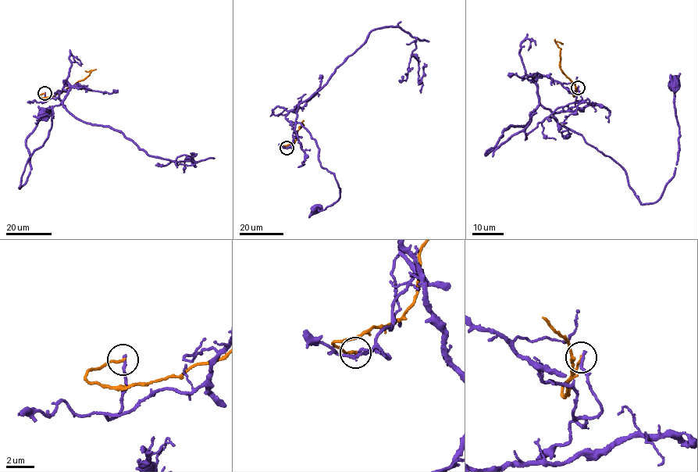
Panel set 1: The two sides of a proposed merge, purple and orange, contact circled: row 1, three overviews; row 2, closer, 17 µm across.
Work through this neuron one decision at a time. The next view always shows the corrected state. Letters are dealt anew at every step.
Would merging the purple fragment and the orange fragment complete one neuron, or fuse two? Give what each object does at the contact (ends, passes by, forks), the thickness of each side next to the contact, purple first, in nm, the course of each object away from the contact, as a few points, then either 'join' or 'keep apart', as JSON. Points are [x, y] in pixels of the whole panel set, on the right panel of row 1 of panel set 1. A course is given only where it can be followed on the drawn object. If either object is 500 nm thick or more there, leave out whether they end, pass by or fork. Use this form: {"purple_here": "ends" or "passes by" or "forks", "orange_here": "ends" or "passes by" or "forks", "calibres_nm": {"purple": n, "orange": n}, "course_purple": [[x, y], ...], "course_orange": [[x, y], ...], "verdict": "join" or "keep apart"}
{"purple_here": "ends", "orange_here": "ends", "calibres_nm": {"purple": 240, "orange": 180}, "course_purple": [[578, 87], [580, 101], [558, 82], [533, 78], [544, 108], [621, 166], [647, 204], [676, 165], [674, 84]], "course_orange": [[578, 87], [574, 96], [573, 83], [563, 73], [560, 65], [560, 48], [556, 42], [562, 44]], "verdict": "keep apart"}

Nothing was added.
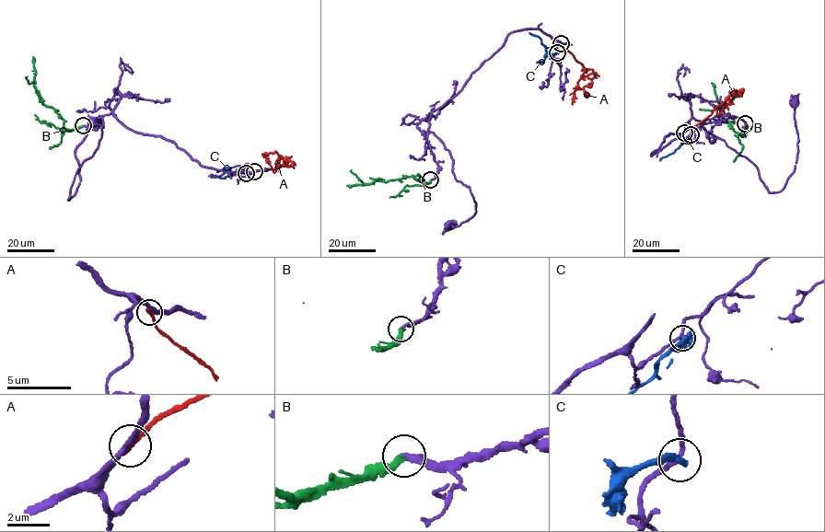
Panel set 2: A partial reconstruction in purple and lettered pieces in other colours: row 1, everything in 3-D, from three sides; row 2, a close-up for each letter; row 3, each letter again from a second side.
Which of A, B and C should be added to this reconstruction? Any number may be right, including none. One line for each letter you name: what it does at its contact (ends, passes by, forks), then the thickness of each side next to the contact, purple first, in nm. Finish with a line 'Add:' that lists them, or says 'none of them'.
B: it ends | 280/300 nm
Add: B

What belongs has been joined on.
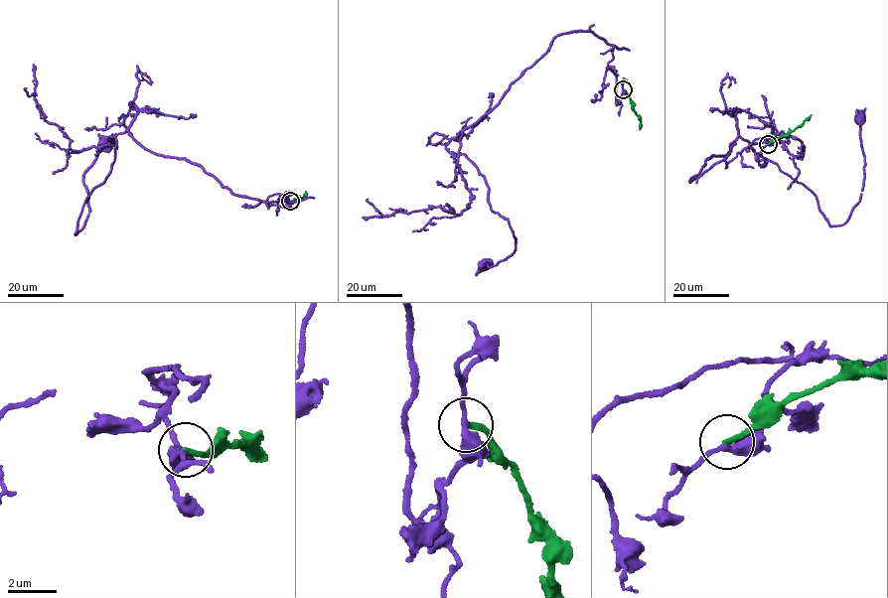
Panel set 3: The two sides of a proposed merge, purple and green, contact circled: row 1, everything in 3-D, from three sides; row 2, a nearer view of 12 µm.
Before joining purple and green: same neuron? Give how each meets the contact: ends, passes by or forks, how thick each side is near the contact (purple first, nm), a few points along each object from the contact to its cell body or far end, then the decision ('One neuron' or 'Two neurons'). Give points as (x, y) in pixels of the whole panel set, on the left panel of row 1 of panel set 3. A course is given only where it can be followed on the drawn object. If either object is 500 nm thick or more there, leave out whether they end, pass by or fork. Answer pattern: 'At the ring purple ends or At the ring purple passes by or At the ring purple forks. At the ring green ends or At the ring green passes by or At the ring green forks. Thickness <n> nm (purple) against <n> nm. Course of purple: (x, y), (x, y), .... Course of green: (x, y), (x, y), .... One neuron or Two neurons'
At the ring purple passes by. At the ring green ends. Thickness 320 nm (purple) against 220 nm. Course of purple: (290, 201), (289, 191), (288, 206), (238, 196), (127, 130), (75, 235), (89, 212), (83, 174), (104, 143). Course of green: (290, 201), (303, 198), (306, 191). Two neurons

